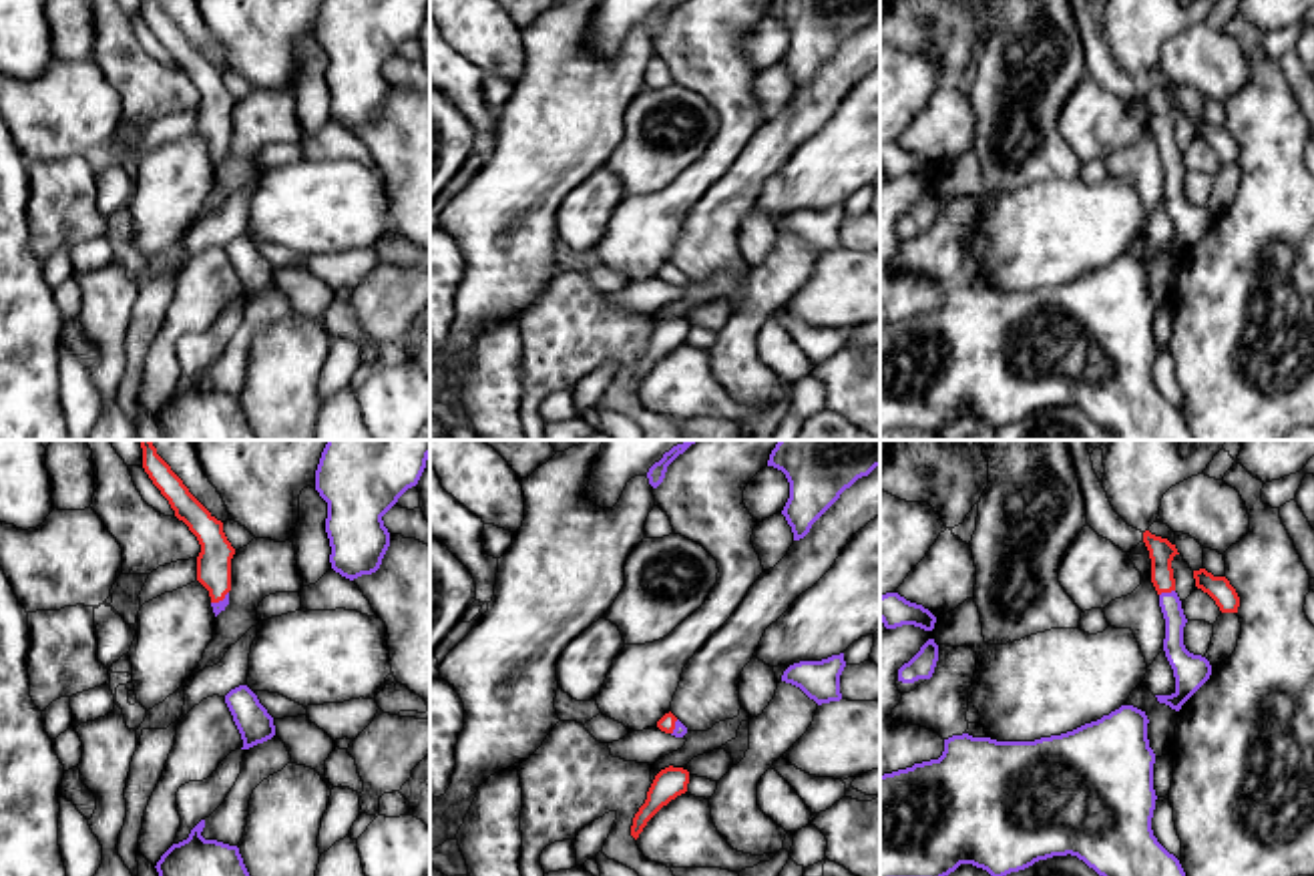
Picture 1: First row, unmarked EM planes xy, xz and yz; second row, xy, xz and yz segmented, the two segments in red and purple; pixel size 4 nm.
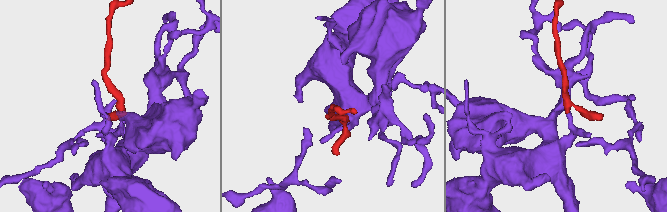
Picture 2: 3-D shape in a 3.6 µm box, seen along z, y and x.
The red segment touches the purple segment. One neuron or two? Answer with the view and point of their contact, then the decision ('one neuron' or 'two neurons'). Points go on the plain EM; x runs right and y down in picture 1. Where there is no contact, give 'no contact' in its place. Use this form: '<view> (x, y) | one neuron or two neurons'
yz (1166, 141) | one neuron

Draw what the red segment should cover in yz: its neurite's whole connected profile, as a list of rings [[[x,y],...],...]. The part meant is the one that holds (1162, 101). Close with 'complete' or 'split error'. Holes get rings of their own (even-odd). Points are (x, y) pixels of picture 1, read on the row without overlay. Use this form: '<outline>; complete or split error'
[[[1143,82],[1143,92],[1151,108],[1151,133],[1159,145],[1159,157],[1165,169],[1163,201],[1173,219],[1175,241],[1155,245],[1159,253],[1179,261],[1181,255],[1210,229],[1212,215],[1206,207],[1193,205],[1183,195],[1183,177],[1187,173],[1181,151],[1175,143],[1171,111],[1177,102],[1167,88]]]; split error

